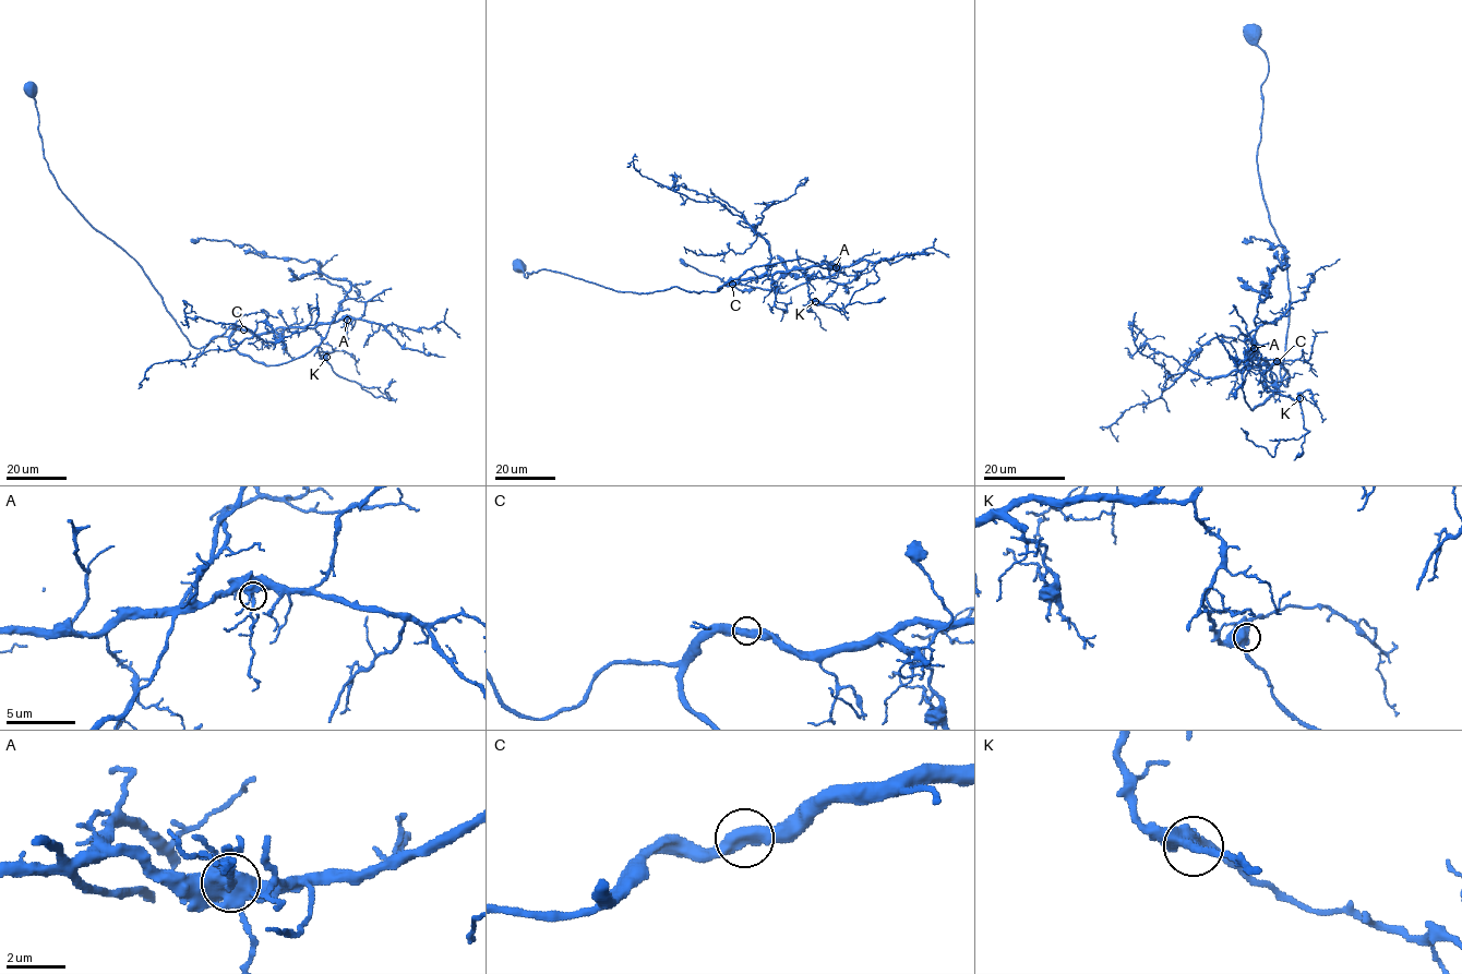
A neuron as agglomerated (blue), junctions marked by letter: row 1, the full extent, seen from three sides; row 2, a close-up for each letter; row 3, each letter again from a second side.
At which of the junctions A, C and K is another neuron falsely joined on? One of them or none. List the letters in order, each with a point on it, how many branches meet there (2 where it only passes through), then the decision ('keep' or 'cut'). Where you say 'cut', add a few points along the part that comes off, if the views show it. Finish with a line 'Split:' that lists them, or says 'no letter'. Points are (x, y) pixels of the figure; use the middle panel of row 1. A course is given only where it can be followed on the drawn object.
A: place (836, 267); branches 3; keep
C: place (732, 284); branches 2; keep
K: place (815, 301); branches 2; keep
Split: no letter

